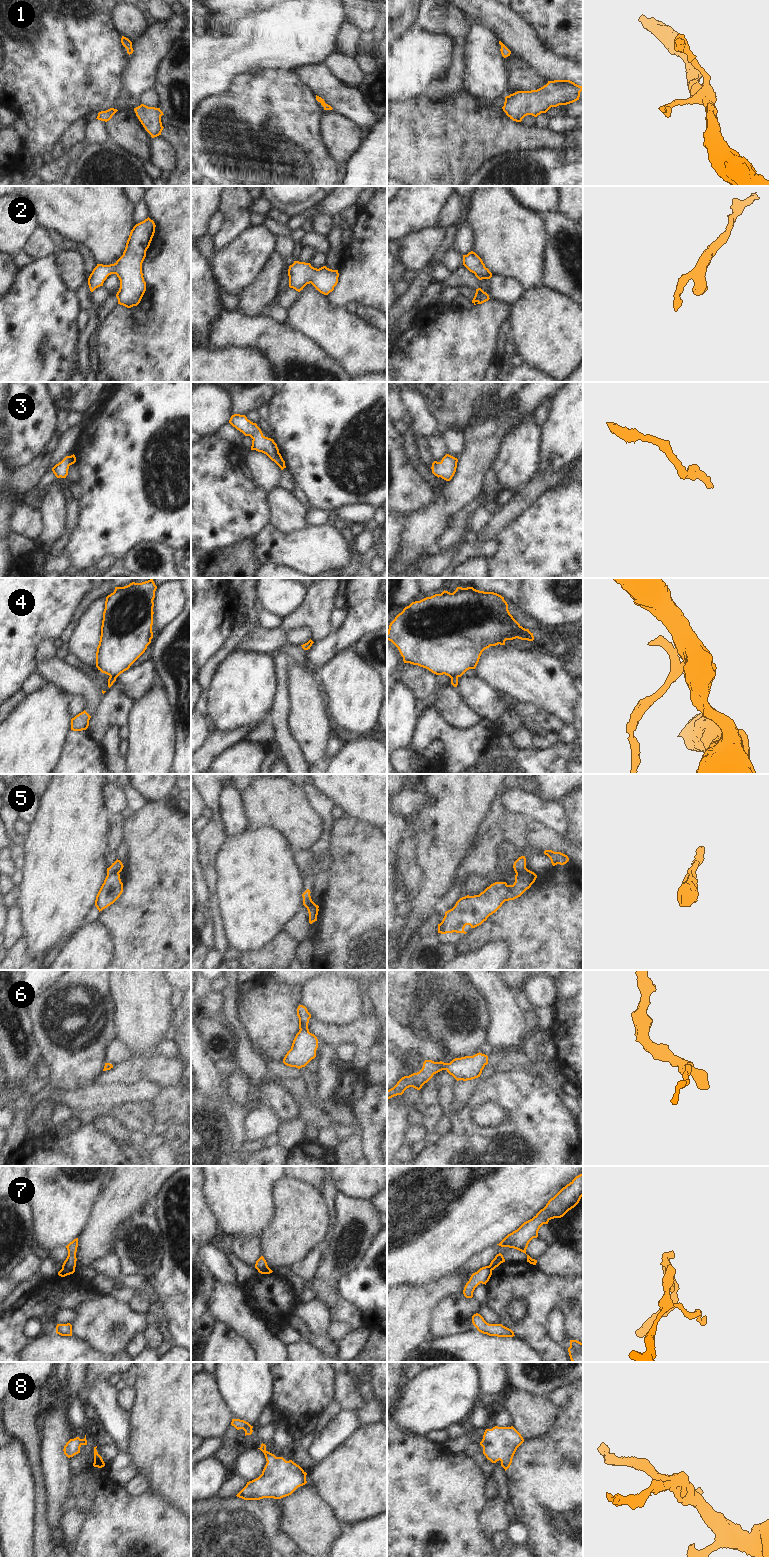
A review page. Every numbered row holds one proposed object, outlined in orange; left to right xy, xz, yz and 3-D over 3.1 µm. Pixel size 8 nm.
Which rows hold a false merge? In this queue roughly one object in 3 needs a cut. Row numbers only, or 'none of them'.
4, 5, 7

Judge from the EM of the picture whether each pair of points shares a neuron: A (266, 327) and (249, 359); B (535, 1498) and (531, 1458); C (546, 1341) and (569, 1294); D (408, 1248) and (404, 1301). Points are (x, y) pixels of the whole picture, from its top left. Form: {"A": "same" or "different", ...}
{"A": "different", "B": "same", "C": "same", "D": "different"}

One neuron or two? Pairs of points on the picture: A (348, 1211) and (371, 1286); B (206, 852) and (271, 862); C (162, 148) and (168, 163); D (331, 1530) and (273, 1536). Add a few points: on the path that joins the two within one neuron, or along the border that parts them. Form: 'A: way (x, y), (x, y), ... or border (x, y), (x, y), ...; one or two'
A: border (374, 1237), (363, 1258), (346, 1274); two
B: border (227, 837), (215, 857), (217, 878); two
C: way (164, 152), (166, 159); one
D: border (278, 1513), (279, 1529), (298, 1547); two

